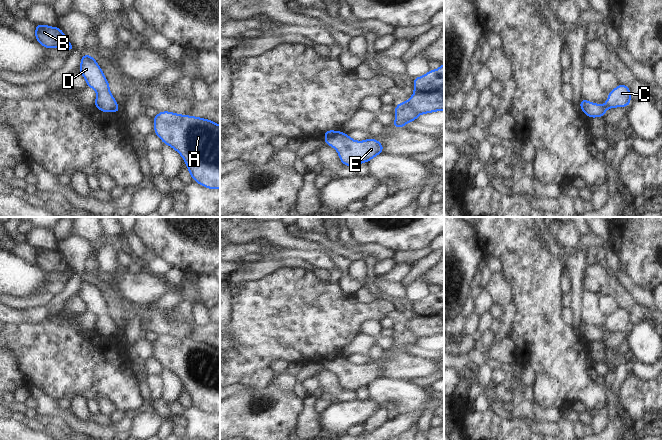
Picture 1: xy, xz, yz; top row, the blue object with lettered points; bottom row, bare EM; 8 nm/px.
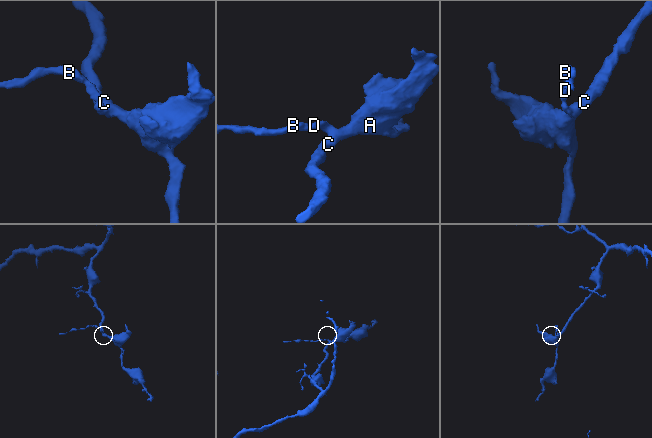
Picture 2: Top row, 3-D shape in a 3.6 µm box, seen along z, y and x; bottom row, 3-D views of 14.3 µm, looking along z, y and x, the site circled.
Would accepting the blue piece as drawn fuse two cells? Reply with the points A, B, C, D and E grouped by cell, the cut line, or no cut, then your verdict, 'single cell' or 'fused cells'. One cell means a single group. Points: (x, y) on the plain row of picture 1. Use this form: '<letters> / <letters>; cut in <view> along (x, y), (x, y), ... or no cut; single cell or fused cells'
A B C D E; no cut; single cell

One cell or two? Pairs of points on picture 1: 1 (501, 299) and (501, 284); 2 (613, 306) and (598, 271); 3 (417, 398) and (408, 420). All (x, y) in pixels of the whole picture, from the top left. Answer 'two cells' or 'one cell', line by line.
1: one cell
2: two cells
3: two cells

